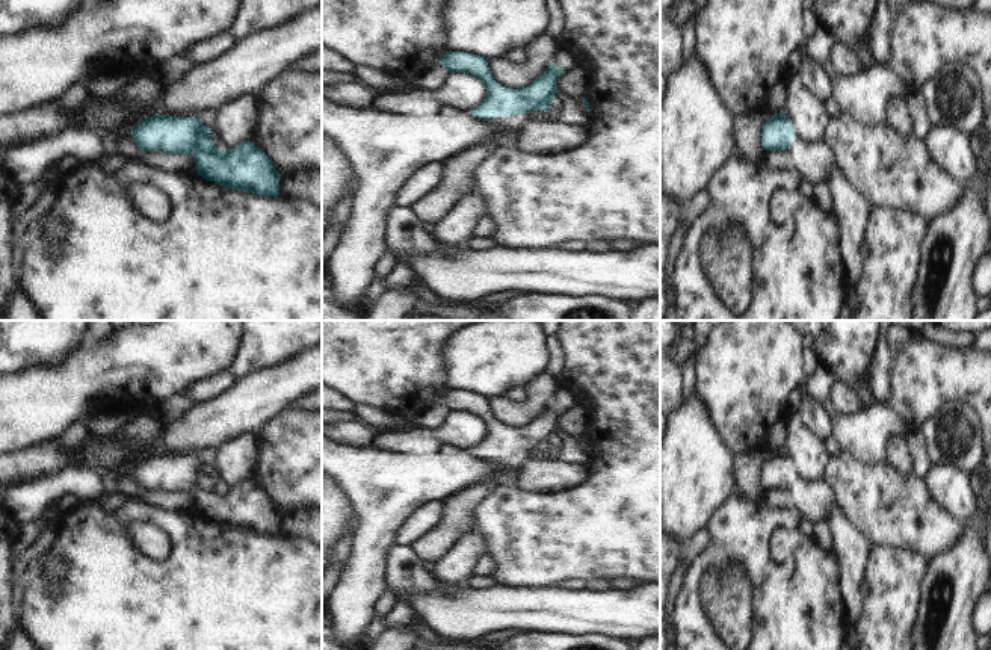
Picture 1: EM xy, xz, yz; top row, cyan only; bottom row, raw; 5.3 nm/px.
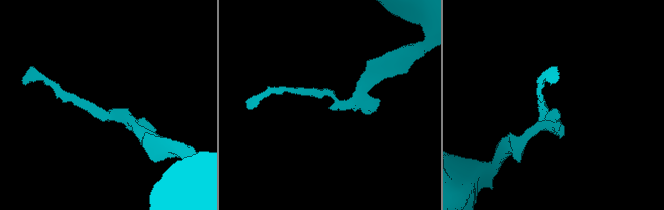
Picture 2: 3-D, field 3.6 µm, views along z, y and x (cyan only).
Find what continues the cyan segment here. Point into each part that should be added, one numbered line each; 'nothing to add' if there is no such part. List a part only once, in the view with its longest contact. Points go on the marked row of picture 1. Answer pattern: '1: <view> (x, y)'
1: xz (517, 121)

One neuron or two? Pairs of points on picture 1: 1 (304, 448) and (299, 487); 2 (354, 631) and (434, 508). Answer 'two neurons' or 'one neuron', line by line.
1: one neuron
2: two neurons

